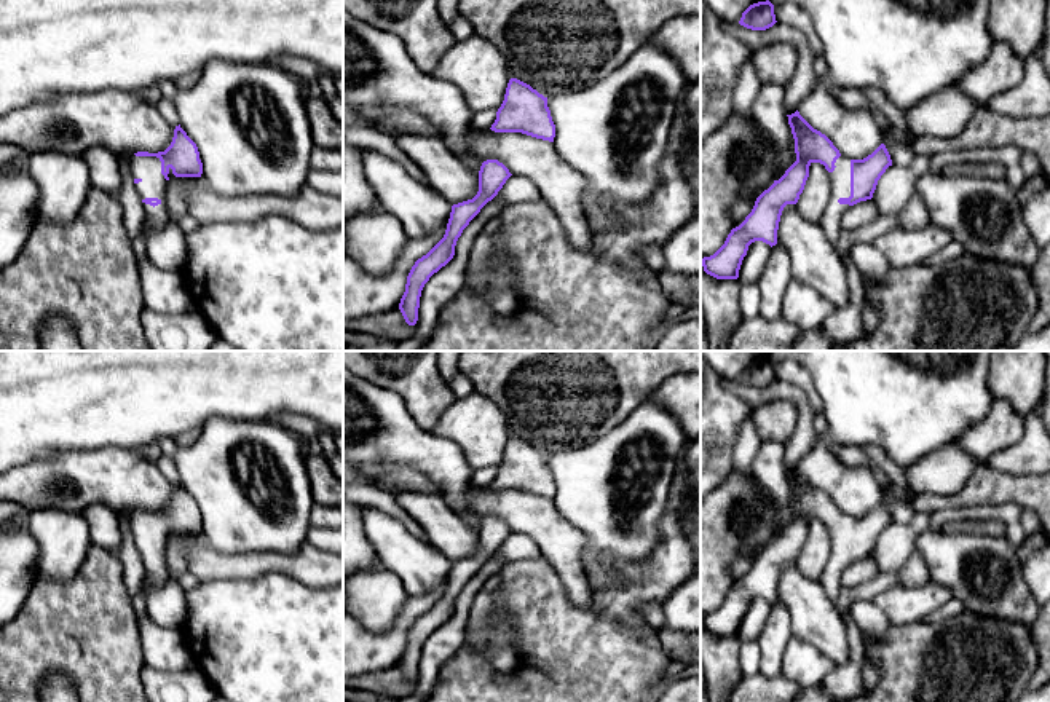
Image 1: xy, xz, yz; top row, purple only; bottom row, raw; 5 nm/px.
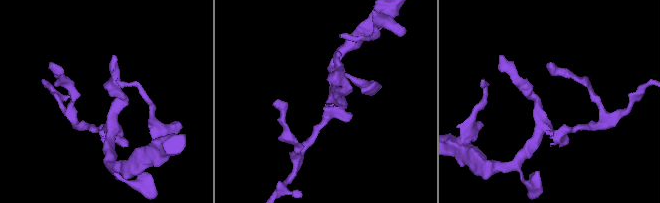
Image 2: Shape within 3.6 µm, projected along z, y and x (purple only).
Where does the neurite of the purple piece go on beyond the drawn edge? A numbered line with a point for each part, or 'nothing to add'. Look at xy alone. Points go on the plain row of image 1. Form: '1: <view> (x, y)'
1: xy (153, 541)

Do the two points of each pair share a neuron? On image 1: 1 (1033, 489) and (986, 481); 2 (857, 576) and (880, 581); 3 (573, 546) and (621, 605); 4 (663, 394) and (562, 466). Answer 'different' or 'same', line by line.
1: same
2: different
3: different
4: different

